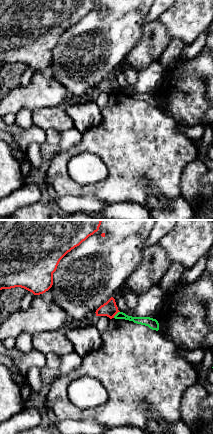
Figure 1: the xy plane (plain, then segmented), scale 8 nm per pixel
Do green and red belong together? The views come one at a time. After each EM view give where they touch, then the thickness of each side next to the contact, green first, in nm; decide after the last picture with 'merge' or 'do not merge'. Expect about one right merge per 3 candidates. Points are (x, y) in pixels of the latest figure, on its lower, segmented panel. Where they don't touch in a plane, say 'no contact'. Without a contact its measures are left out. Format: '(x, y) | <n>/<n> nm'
(116, 314) | 70/120 nm

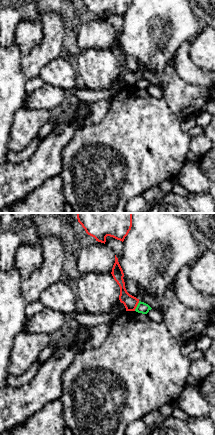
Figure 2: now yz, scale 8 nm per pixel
(137, 306) | 90/120 nm

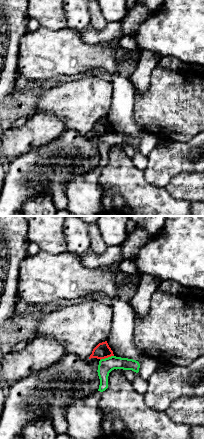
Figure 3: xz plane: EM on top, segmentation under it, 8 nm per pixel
(106, 358) | 120/120 nm

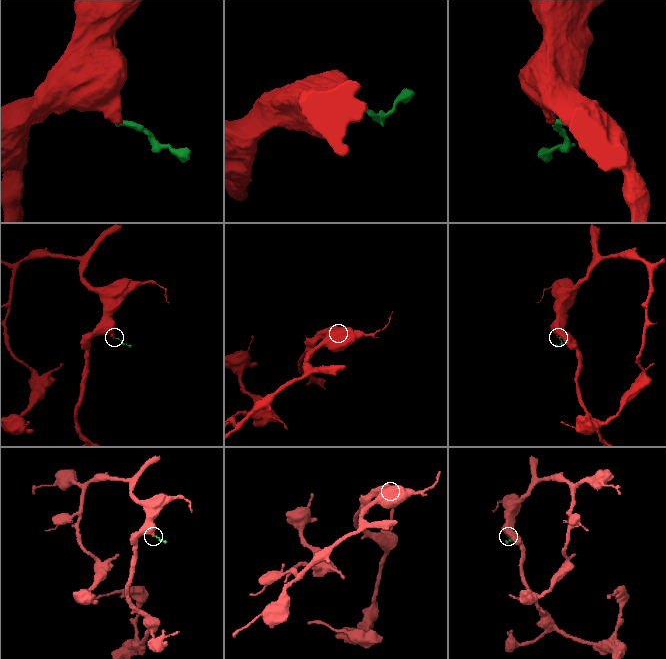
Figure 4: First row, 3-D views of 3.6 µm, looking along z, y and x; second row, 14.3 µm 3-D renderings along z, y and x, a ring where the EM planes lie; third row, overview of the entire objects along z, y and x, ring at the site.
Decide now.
do not merge

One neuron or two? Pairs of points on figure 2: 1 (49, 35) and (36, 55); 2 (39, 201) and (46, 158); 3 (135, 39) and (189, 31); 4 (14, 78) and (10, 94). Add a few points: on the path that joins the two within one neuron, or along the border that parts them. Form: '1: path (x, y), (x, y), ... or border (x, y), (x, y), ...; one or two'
1: path (49, 40), (41, 50); one
2: border (58, 174), (47, 178), (23, 198); two
3: path (145, 24), (156, 13), (169, 14), (174, 19); one
4: path (10, 82), (10, 90); one

